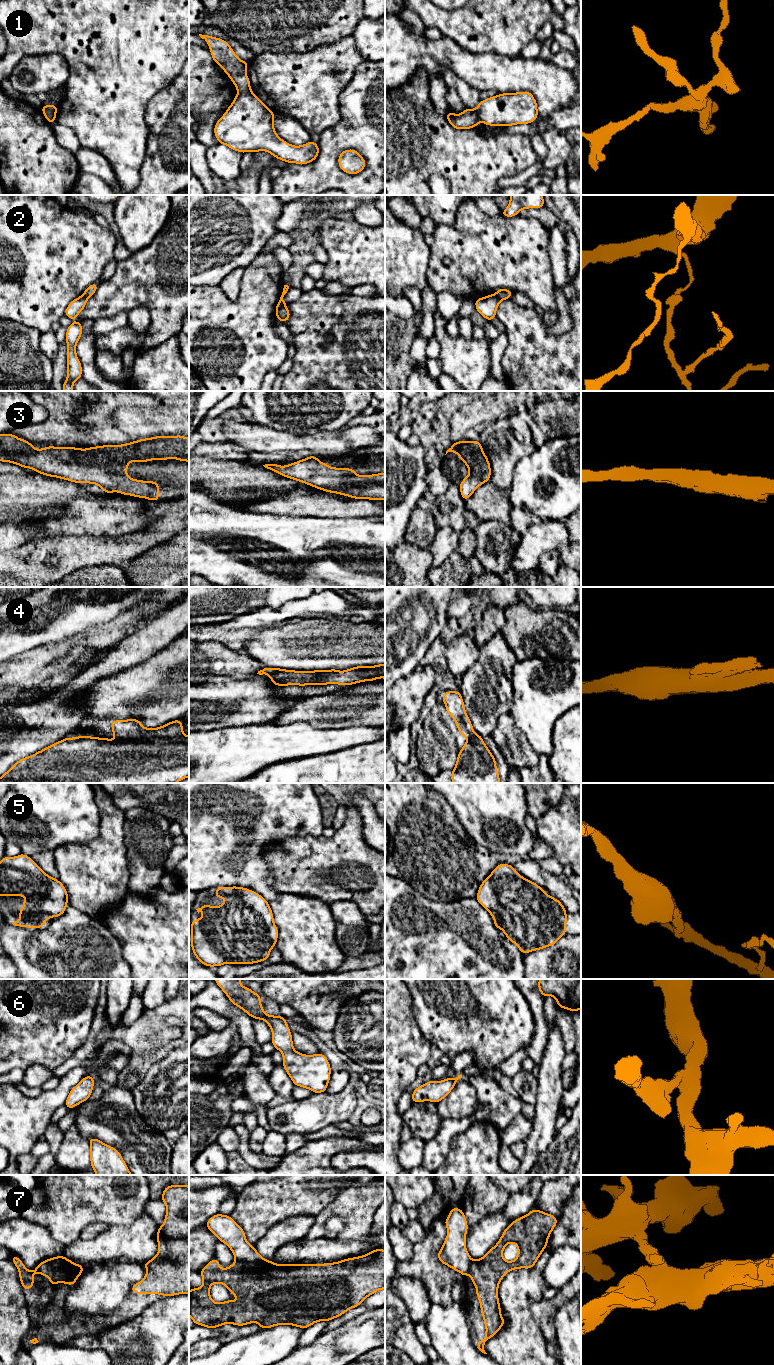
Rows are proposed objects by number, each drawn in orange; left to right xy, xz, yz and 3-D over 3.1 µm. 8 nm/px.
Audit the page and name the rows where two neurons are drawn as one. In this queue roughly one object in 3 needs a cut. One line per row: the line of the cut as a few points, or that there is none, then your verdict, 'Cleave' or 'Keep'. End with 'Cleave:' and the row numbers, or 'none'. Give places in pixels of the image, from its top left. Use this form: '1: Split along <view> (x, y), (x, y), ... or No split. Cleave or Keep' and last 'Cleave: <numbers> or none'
1: Split along xy (43, 111), (55, 118). Cleave
2: Split along xz (285, 304), (276, 314). Cleave
3: No split. Keep
4: Split along xy (183, 734), (175, 736), (117, 738). Cleave
5: No split. Keep
6: No split. Keep
7: Split along xz (263, 1259), (237, 1261). Cleave
Cleave: 1, 2, 4, 7

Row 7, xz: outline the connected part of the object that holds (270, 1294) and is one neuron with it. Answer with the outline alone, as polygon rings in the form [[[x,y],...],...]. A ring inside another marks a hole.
[[[381,1248],[358,1257],[324,1264],[275,1264],[271,1260],[255,1262],[235,1261],[230,1267],[220,1268],[221,1263],[213,1258],[201,1271],[203,1285],[189,1291],[189,1315],[197,1325],[214,1329],[224,1324],[244,1326],[259,1323],[260,1329],[272,1328],[277,1325],[293,1325],[306,1329],[318,1321],[330,1321],[340,1317],[349,1309],[359,1306],[368,1296],[385,1289],[385,1250]],[[214,1283],[225,1285],[238,1300],[214,1302],[210,1297],[210,1286]]]

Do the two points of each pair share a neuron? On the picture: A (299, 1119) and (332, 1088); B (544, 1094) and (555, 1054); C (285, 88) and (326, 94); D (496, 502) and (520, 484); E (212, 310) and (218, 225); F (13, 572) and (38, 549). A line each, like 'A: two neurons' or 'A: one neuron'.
A: two neurons
B: one neuron
C: one neuron
D: two neurons
E: two neurons
F: one neuron

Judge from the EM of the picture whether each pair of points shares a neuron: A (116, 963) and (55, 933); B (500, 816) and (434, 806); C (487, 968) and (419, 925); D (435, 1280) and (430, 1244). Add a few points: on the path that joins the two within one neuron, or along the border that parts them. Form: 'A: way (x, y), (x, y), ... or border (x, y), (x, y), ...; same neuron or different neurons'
A: way (101, 963), (85, 963), (70, 948); same neuron
B: border (439, 793), (450, 805), (455, 816), (465, 829); different neurons
C: way (470, 968), (466, 968), (436, 938); same neuron
D: way (430, 1271), (430, 1253); same neuron

